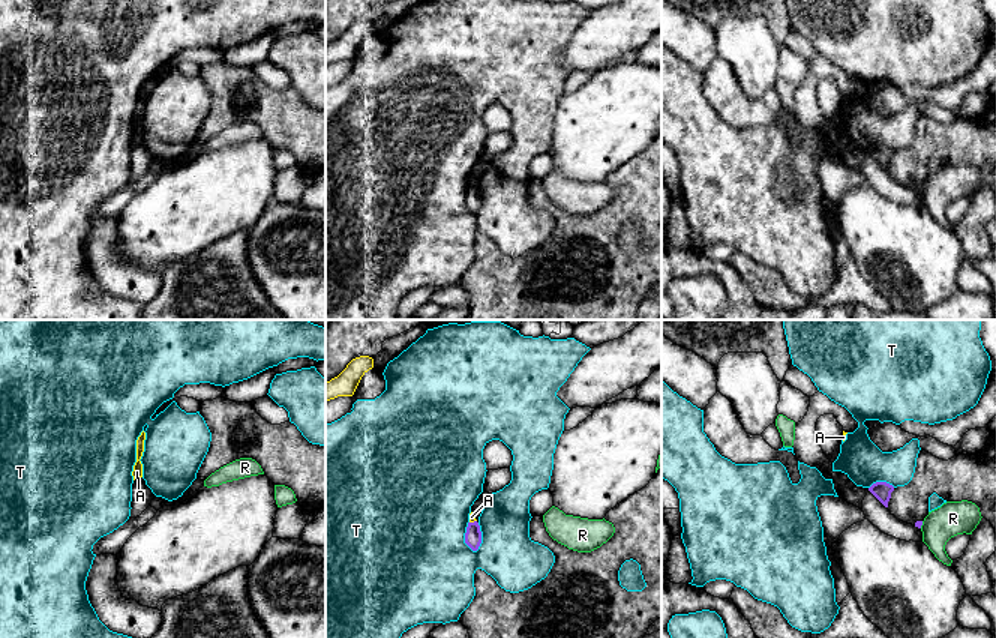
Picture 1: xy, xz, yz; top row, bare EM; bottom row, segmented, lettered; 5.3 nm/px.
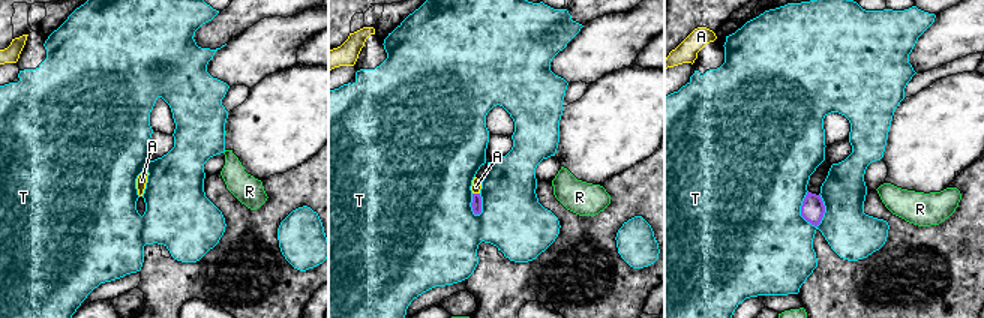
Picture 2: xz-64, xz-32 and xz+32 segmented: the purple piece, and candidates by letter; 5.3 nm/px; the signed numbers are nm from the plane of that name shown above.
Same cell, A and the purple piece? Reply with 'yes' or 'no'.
no

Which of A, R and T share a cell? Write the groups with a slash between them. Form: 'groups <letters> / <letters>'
groups A / R / T

